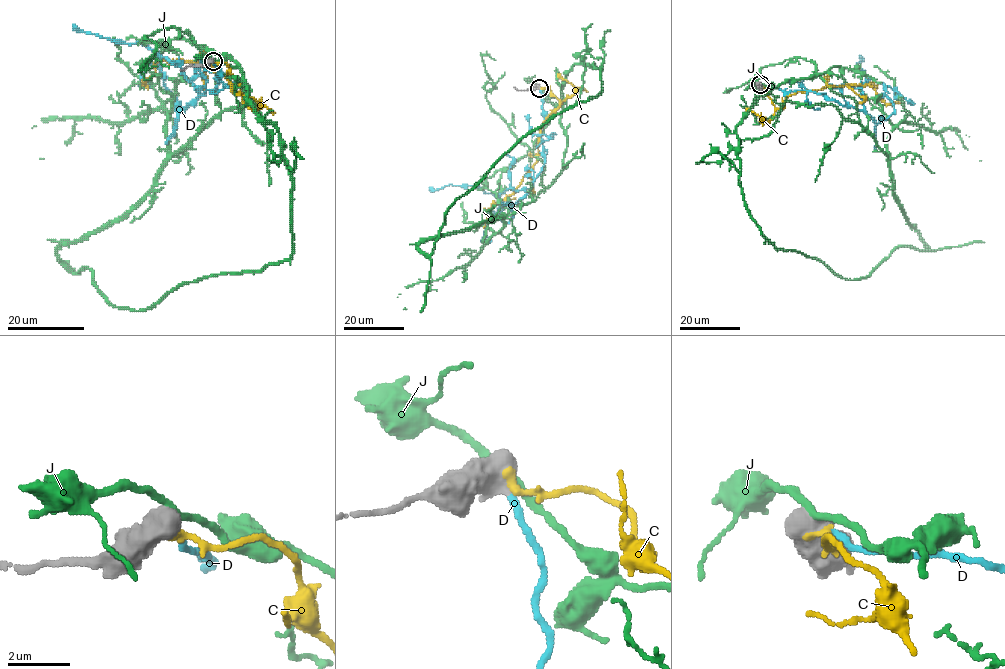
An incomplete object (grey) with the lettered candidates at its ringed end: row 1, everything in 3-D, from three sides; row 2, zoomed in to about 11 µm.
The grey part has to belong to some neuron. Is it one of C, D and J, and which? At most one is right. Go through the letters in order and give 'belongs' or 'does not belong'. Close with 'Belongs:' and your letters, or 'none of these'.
C: does not belong
D: belongs
J: does not belong
Belongs: D

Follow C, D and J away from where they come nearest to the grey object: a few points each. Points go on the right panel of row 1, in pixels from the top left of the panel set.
C: (759, 85), (778, 109), (798, 91), (873, 82), (884, 101), (900, 104)
D: (760, 84), (822, 93), (863, 110), (861, 86), (866, 80), (865, 73), (858, 70), (860, 56)
J: (758, 82), (739, 185), (769, 241), (848, 279), (927, 249), (856, 102), (812, 61), (732, 88)

